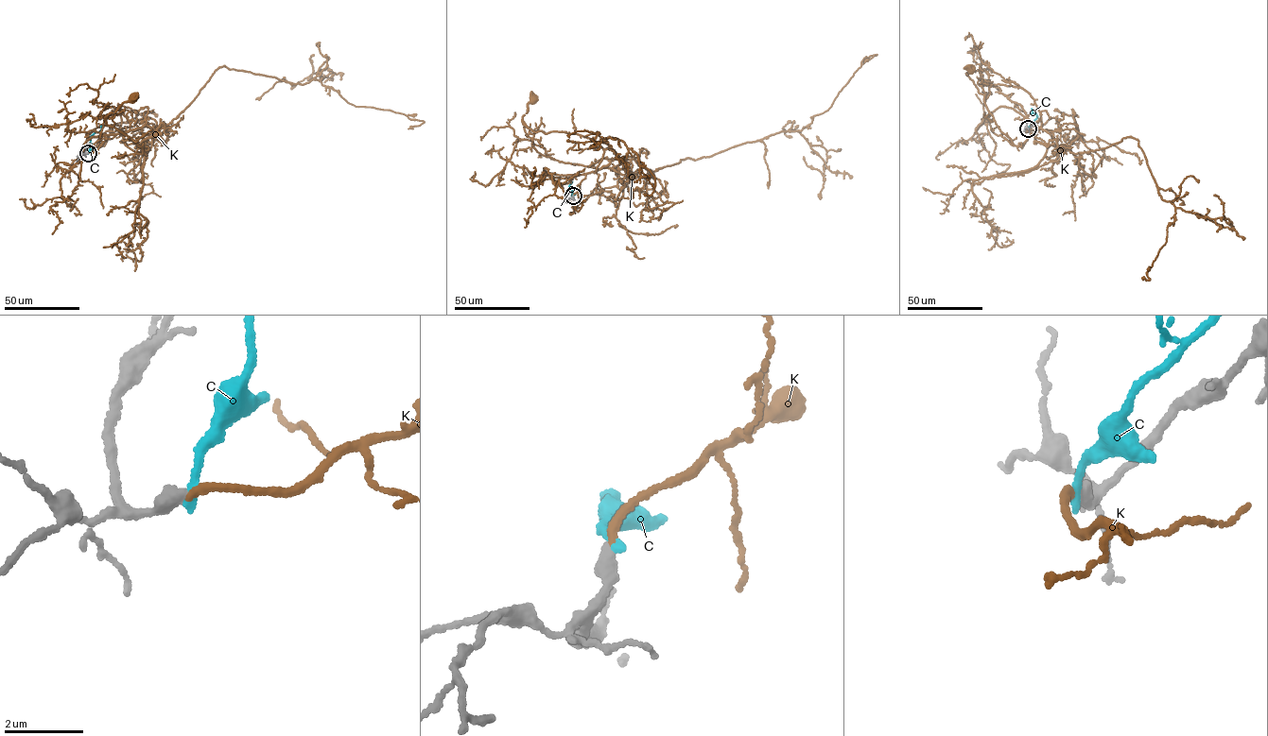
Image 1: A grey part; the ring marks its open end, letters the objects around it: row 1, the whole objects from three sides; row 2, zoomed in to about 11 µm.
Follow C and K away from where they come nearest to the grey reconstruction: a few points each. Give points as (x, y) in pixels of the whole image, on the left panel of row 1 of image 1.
C: (88, 153), (92, 135), (102, 126)
K: (88, 153), (122, 132), (125, 145), (143, 153), (135, 142), (106, 122), (107, 114), (132, 97)

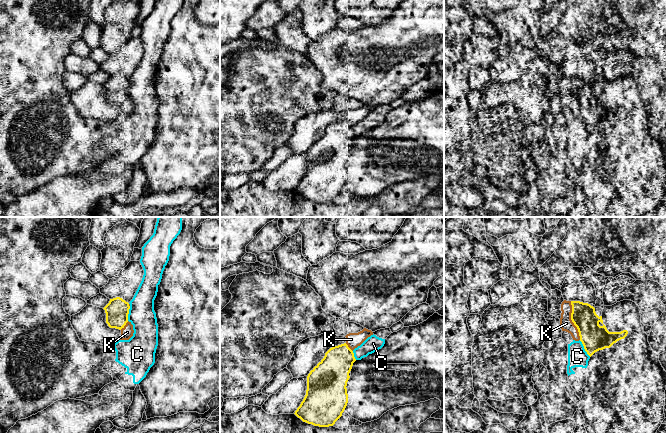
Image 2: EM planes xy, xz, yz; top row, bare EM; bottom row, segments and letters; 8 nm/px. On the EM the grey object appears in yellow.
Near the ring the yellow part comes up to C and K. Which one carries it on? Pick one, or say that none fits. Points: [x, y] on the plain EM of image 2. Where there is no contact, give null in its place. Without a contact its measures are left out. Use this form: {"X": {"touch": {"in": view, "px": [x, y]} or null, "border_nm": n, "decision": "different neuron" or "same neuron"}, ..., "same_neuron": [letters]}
{"C": {"touch": {"in": "yz", "px": [584, 124]}, "border_nm": 160, "decision": "different neuron"}, "K": {"touch": {"in": "yz", "px": [571, 95]}, "border_nm": 320, "decision": "same neuron"}, "same_neuron": ["K"]}

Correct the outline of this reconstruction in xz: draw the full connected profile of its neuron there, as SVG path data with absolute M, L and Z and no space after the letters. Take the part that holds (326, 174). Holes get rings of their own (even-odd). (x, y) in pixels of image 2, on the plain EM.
M364 104L358 109L349 109L344 120L330 124L324 134L310 147L307 152L306 171L295 191L303 198L319 203L333 202L342 192L347 179L347 158L353 139L356 137L353 126L360 122L368 113L373 111L371 106Z

